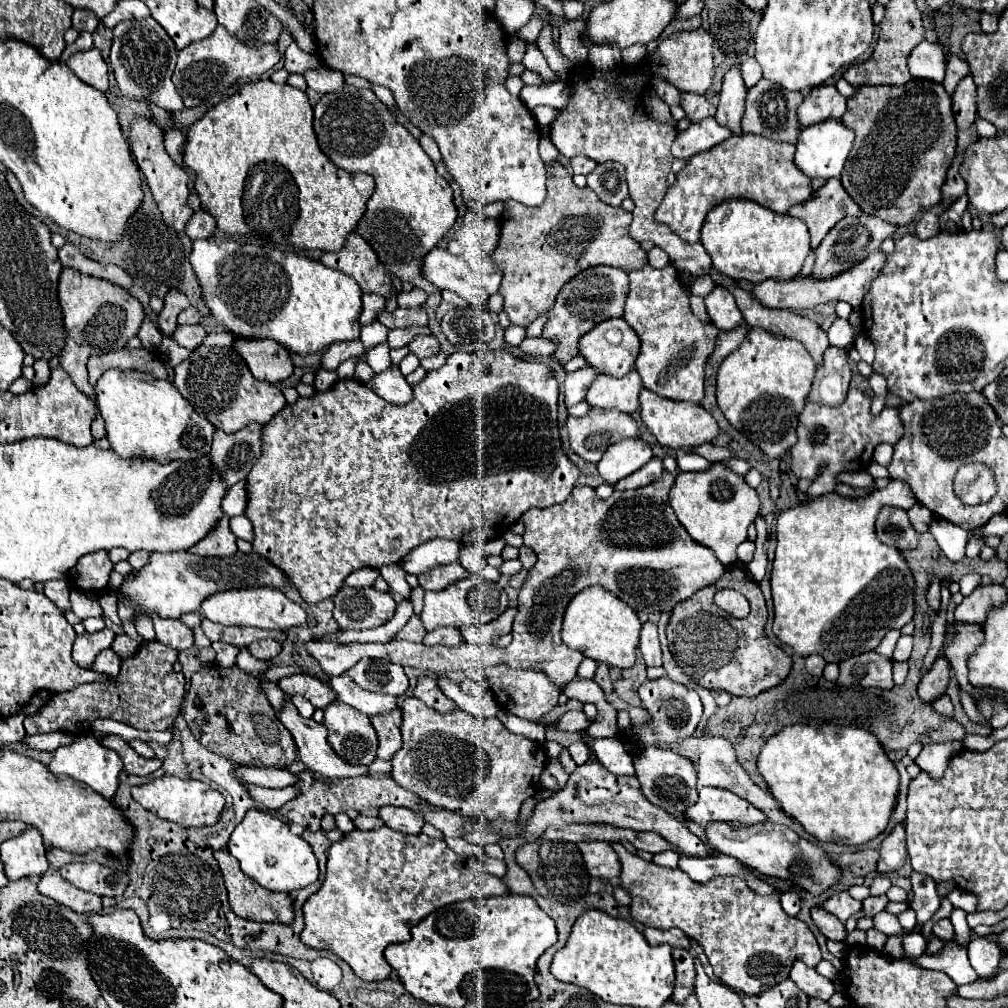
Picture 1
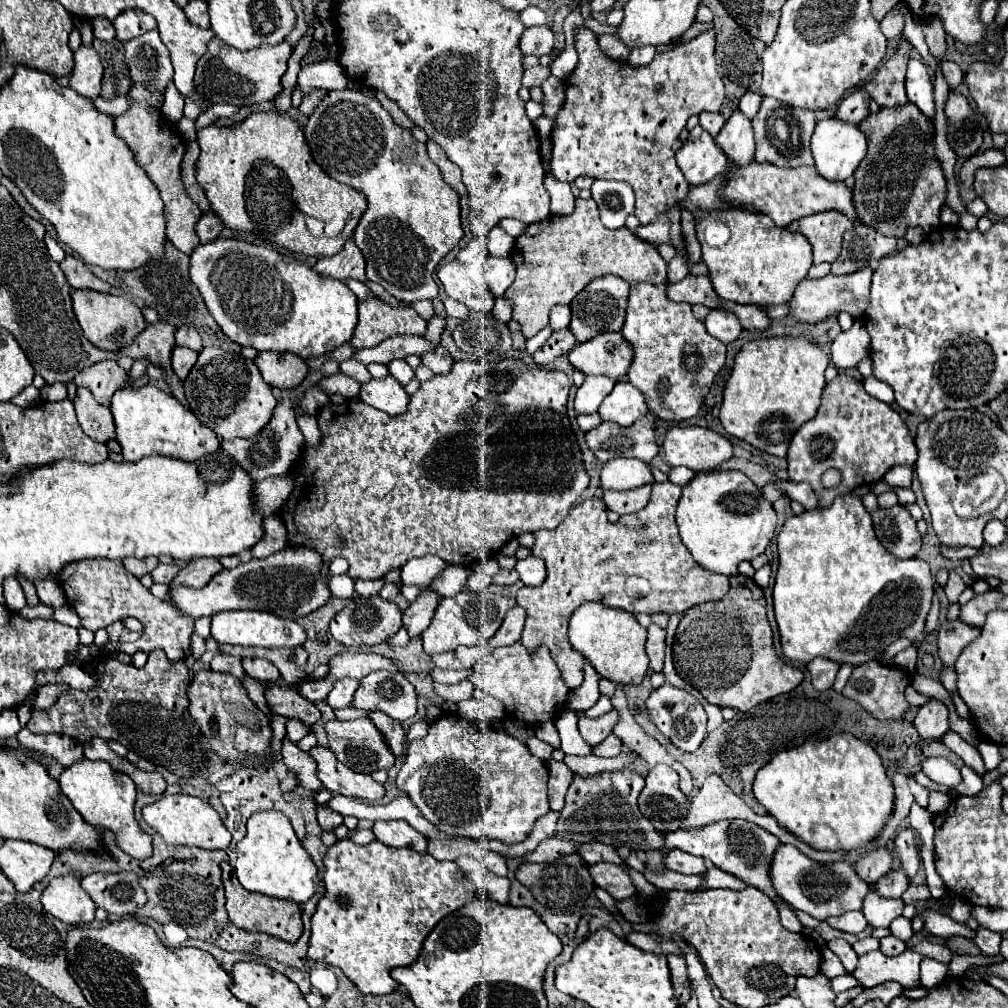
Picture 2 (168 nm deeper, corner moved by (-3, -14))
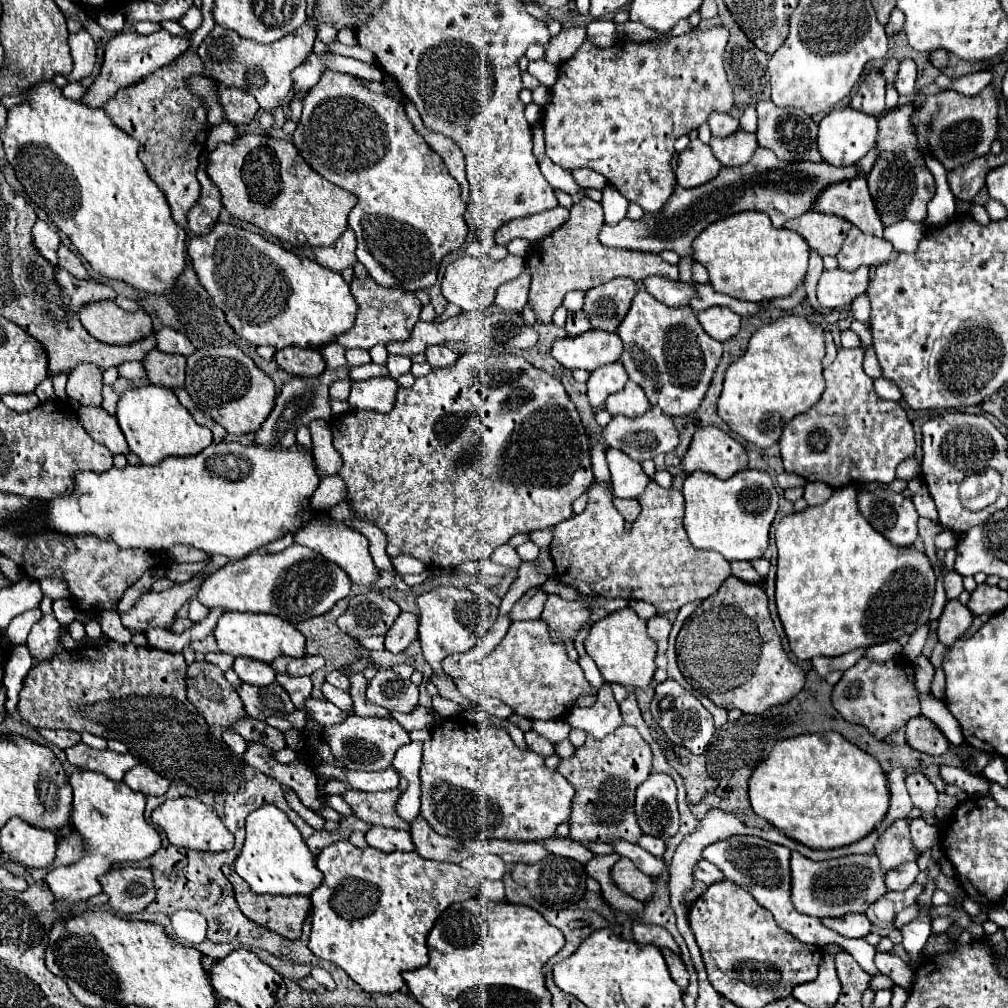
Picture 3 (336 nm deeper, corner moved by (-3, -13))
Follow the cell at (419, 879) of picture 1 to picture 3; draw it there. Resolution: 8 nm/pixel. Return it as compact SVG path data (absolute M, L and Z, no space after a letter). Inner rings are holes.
M343 839L343 841L337 841L337 843L331 843L327 849L323 849L319 855L317 855L317 869L323 873L323 881L321 885L313 891L311 895L311 905L313 905L313 929L311 929L311 937L309 937L309 949L313 951L313 955L317 959L325 959L325 961L331 961L335 965L339 965L363 991L367 993L393 993L393 991L399 991L403 987L403 977L401 973L403 971L413 971L417 967L423 967L427 961L429 961L429 955L427 955L427 945L425 945L425 939L427 939L427 933L431 931L435 919L455 901L465 901L469 899L471 895L475 895L479 889L477 889L477 883L473 881L473 889L467 885L467 877L465 877L465 869L455 865L455 863L445 863L445 861L431 861L431 859L423 859L419 857L415 851L411 853L403 853L403 851L395 851L395 853L383 853L375 847L367 847L367 849L359 849L355 847L349 839Z

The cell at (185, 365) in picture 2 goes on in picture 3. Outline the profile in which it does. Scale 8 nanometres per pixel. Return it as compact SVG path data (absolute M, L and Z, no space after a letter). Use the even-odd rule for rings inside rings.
M153 349L147 355L147 361L143 361L149 381L163 387L183 387L185 363L187 363L187 357L163 353L159 349Z

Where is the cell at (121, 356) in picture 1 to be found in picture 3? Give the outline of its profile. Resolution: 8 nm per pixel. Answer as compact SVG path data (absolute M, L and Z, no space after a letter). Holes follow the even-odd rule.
M81 363L69 373L67 379L67 397L79 401L81 405L101 407L101 387L103 387L103 369L93 363Z

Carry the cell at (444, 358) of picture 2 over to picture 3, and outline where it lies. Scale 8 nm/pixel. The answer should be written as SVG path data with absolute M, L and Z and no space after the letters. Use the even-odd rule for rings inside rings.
M433 345L425 351L425 357L427 357L427 363L431 367L449 367L457 361L457 353L453 353L449 347L445 345Z

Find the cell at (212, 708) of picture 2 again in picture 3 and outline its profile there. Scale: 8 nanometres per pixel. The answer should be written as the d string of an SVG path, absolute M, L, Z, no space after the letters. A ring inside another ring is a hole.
M207 661L191 663L187 667L187 699L197 707L197 711L205 717L207 723L215 723L221 729L233 729L233 721L241 721L247 717L247 711L243 707L241 697L237 695L237 689L225 679L223 671Z

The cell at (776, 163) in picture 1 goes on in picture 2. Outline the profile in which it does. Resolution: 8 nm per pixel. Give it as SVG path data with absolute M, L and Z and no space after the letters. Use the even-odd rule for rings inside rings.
M751 162L747 166L731 166L731 176L721 188L721 196L739 206L753 206L759 212L771 216L777 226L787 226L793 220L799 220L803 216L811 216L825 210L837 210L851 220L859 220L855 214L855 206L851 202L853 190L845 182L827 182L815 166L799 166L799 168L779 168L773 164L759 164Z

